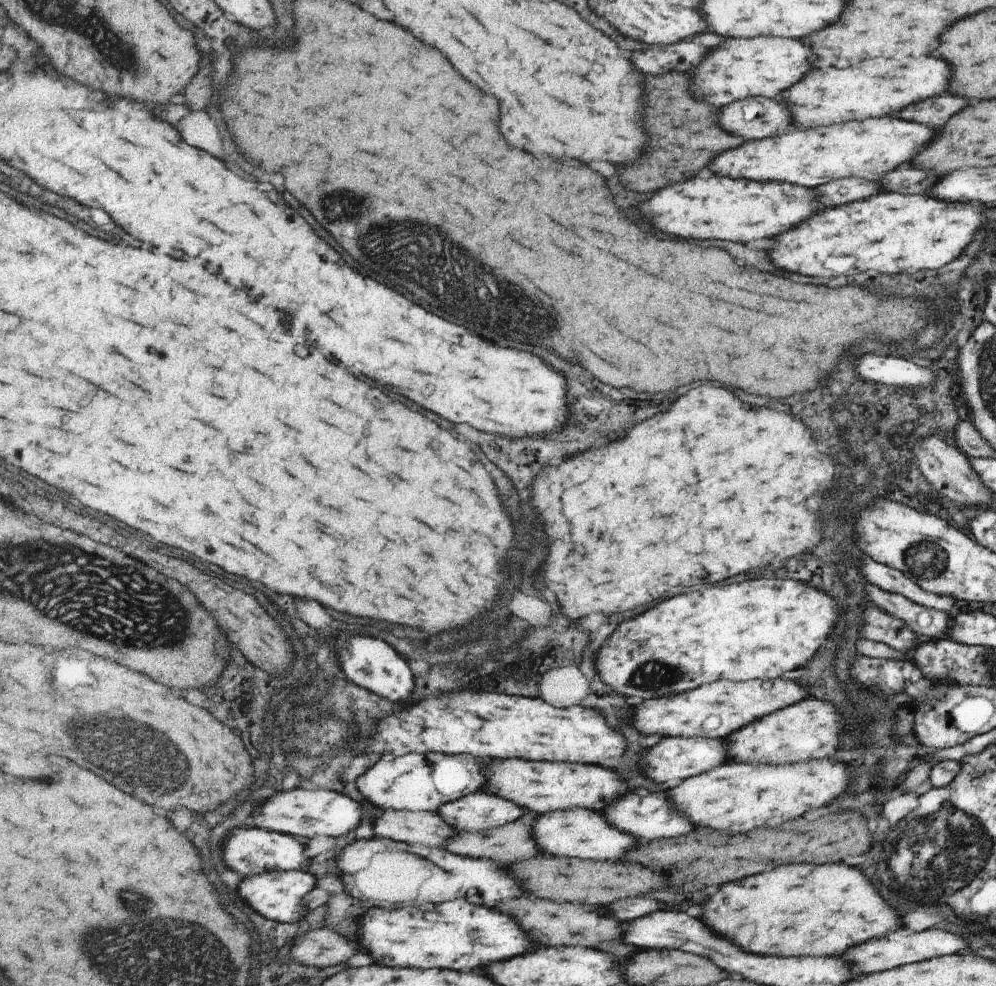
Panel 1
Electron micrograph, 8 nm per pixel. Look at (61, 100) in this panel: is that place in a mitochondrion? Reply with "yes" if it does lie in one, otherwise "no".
no

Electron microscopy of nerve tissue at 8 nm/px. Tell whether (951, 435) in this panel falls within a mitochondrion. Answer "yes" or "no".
no

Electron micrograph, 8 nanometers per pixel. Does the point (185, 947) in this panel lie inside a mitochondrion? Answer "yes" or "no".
yes

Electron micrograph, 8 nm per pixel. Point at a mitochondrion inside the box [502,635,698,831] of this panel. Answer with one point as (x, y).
(656, 668)

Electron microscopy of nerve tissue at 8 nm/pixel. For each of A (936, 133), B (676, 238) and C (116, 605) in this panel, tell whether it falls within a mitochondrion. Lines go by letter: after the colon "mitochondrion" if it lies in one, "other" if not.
A: other
B: other
C: mitochondrion

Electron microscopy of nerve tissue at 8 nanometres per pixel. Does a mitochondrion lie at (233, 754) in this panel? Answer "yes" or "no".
no

